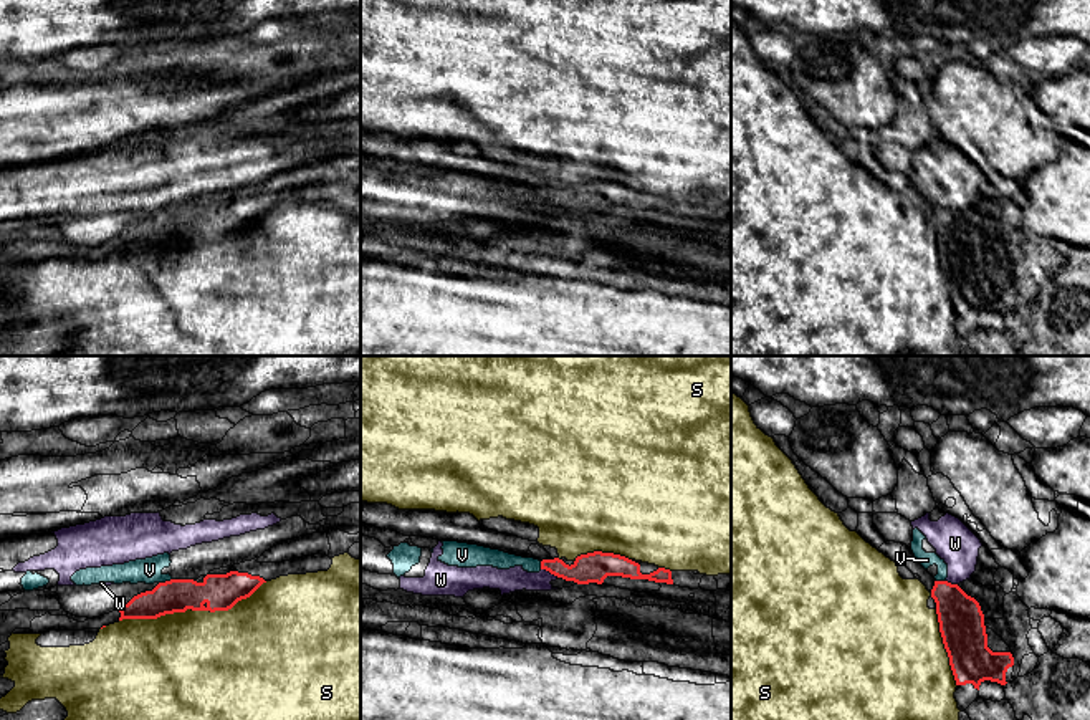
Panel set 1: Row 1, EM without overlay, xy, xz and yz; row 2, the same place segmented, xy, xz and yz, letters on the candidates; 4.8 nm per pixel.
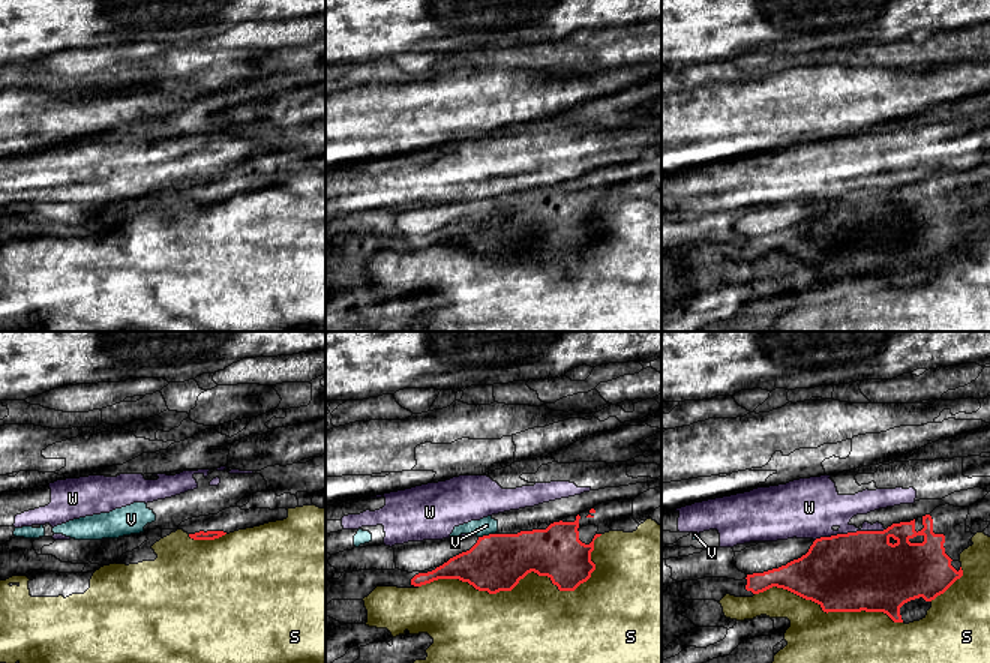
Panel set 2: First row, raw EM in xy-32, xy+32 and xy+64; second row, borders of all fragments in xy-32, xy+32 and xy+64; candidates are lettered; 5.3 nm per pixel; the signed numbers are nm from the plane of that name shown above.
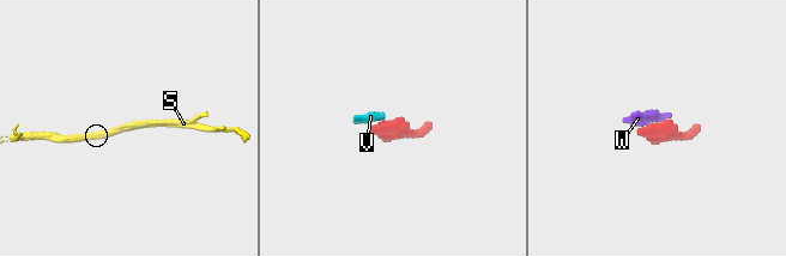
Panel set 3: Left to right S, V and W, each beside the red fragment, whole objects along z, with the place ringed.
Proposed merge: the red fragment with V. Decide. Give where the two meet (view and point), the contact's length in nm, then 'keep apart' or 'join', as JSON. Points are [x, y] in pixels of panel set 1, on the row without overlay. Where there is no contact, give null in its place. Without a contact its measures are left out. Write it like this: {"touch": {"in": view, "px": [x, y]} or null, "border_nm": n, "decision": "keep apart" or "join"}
{"touch": {"in": "xy", "px": [166, 211]}, "border_nm": 70, "decision": "keep apart"}

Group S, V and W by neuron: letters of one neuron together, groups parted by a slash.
S / V W

